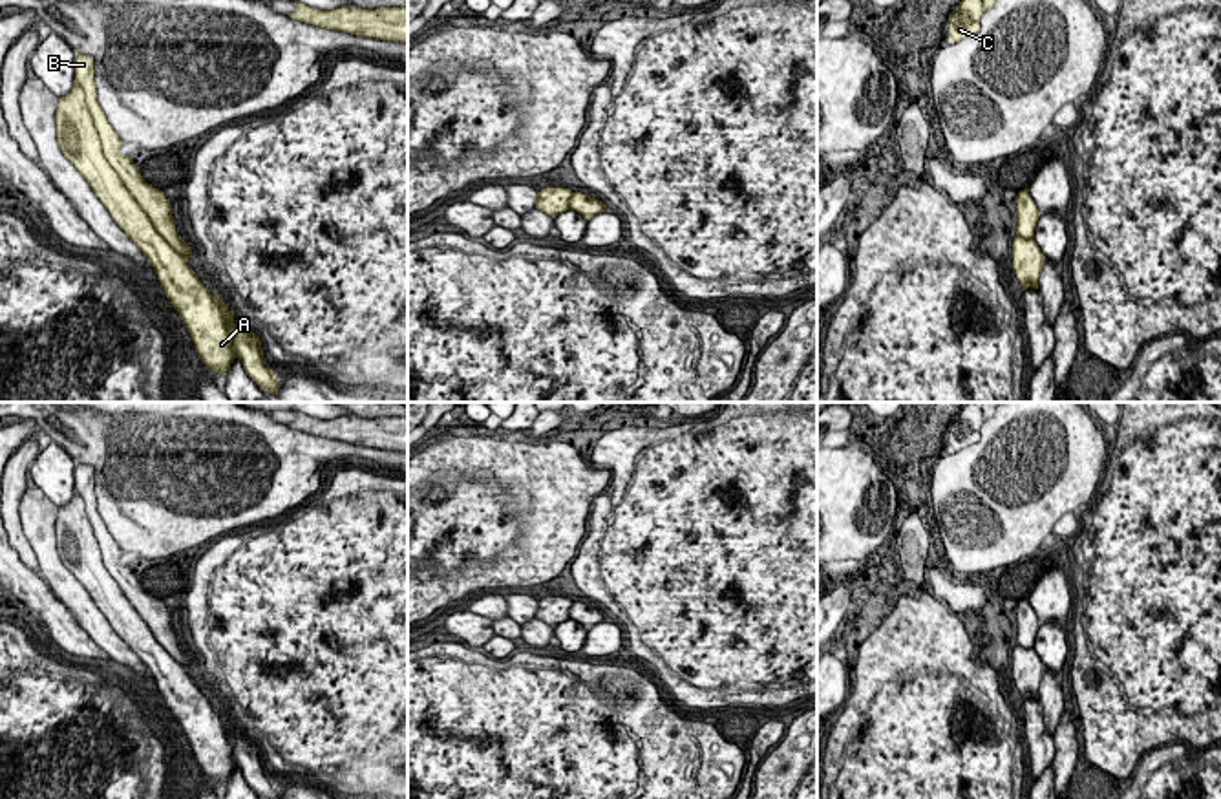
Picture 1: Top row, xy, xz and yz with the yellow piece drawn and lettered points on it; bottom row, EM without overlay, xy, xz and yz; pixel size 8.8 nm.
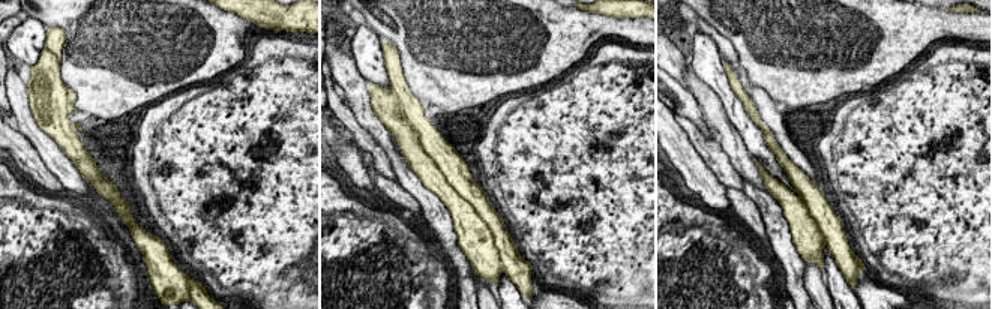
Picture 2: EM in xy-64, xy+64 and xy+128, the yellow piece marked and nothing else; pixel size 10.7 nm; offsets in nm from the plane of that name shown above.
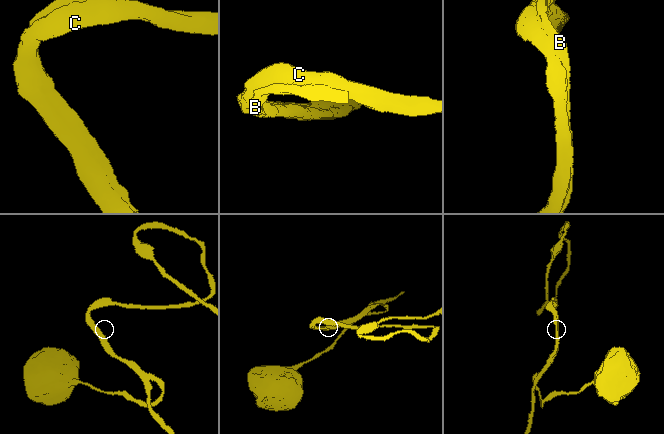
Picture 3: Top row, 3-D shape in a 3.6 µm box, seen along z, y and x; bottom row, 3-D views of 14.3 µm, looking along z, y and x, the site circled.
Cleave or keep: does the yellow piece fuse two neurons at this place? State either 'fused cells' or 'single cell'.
fused cells

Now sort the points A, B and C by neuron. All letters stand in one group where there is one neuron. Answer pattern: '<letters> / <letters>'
A C / B

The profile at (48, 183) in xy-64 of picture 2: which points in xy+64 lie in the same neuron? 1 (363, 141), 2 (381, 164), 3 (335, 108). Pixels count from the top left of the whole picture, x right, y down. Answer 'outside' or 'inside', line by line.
1: inside
2: inside
3: inside

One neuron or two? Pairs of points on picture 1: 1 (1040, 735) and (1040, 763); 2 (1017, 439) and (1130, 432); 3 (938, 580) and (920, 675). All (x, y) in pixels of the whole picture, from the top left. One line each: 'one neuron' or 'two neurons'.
1: one neuron
2: two neurons
3: two neurons

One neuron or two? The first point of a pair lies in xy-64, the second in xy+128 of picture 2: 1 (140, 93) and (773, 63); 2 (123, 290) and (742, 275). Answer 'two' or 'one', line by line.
1: one
2: one

